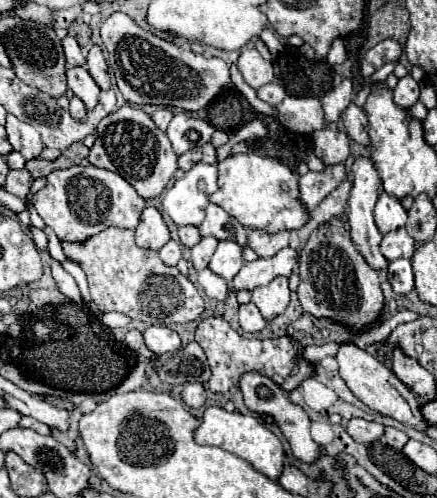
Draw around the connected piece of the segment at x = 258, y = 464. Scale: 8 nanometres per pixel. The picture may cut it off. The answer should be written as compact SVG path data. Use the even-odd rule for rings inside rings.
M211 406L205 410L203 418L201 418L201 426L195 432L195 440L197 444L207 444L207 446L219 446L243 460L247 460L249 464L253 464L259 472L263 472L267 478L271 480L279 480L281 472L283 472L283 460L285 460L285 452L283 446L279 442L279 438L265 428L255 416L247 414L243 416L241 412L225 412L223 408Z

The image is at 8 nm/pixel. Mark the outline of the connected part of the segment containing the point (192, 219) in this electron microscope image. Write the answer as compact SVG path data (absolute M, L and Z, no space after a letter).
M197 162L177 180L163 198L163 208L177 226L199 226L205 218L209 194L217 190L217 166Z

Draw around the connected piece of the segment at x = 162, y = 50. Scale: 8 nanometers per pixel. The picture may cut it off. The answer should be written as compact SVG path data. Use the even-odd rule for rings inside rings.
M115 12L107 18L101 26L101 38L109 52L109 66L117 86L129 104L175 106L193 112L205 108L219 92L233 88L225 60L179 48L173 42L143 30L123 12Z

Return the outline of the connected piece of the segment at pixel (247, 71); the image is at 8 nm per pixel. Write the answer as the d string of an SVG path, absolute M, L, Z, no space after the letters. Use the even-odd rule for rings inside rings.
M245 48L237 60L237 68L243 74L245 82L251 88L261 88L263 84L273 82L273 66L269 60L265 60L255 48Z

